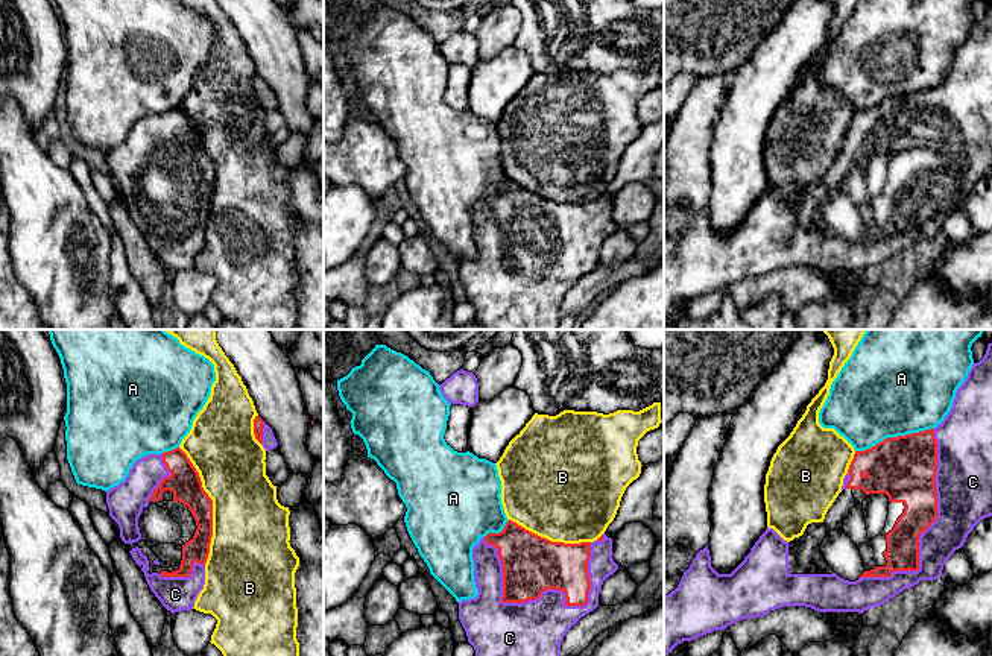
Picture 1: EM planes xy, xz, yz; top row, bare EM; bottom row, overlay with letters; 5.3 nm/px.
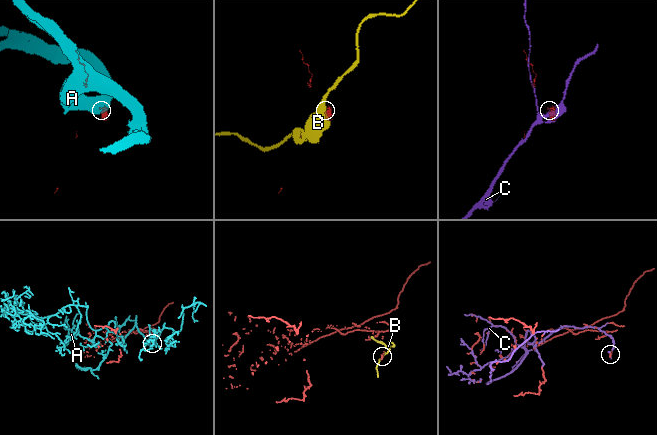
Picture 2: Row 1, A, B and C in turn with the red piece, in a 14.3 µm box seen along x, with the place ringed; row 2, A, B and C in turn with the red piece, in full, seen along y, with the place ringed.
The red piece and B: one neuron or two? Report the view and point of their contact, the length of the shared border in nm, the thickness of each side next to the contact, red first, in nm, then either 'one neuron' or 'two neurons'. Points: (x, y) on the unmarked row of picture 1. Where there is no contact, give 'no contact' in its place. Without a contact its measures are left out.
contact xy (211, 166); length 650 nm; calibres 160 and 400 nm; two neurons

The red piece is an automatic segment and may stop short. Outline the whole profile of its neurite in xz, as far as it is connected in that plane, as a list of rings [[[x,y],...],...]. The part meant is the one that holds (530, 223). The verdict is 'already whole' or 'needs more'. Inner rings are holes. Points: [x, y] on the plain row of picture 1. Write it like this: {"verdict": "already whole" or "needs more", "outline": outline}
{"verdict": "needs more", "outline": [[[510,179],[500,193],[480,197],[472,208],[472,220],[479,254],[459,263],[459,279],[475,310],[474,322],[483,330],[559,330],[564,296],[599,266],[603,241],[618,229],[612,219],[612,199],[605,193],[594,202],[551,202]]]}

